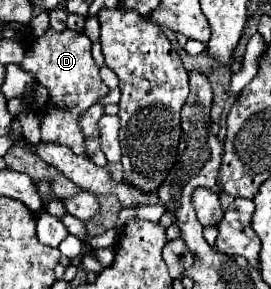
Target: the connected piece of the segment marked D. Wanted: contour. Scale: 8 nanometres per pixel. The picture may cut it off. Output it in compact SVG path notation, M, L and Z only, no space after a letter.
M49 28L45 36L33 38L27 44L21 68L33 72L35 80L49 90L49 104L37 112L41 120L41 140L69 146L75 154L85 154L79 116L109 92L99 76L99 66L91 56L91 40L85 34L73 30L59 34Z

